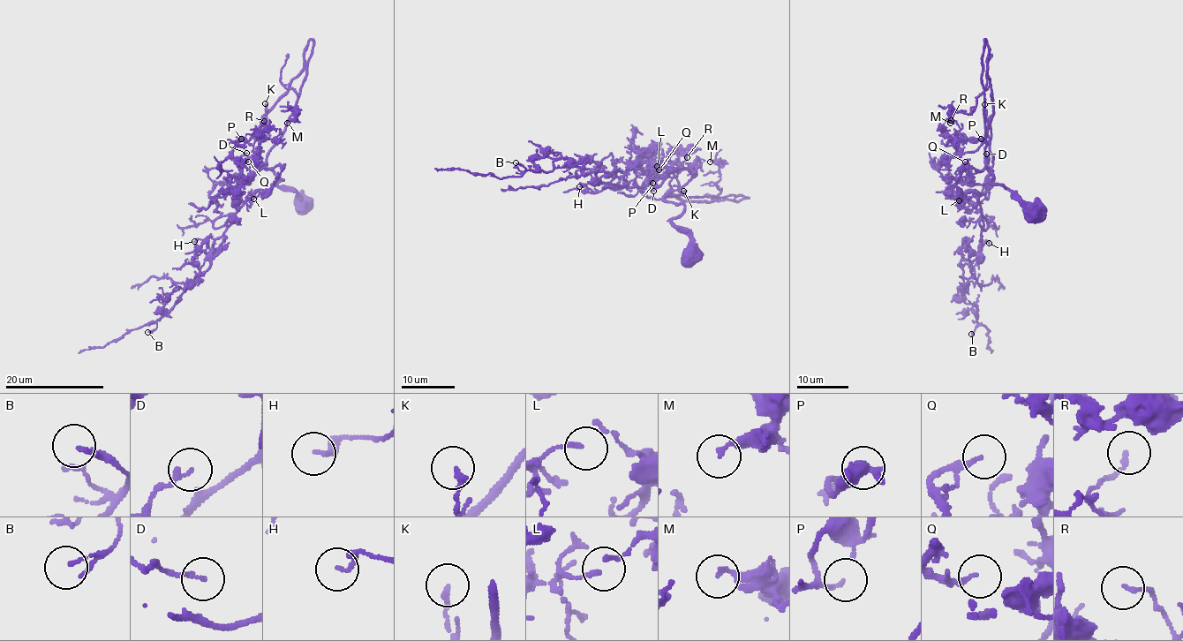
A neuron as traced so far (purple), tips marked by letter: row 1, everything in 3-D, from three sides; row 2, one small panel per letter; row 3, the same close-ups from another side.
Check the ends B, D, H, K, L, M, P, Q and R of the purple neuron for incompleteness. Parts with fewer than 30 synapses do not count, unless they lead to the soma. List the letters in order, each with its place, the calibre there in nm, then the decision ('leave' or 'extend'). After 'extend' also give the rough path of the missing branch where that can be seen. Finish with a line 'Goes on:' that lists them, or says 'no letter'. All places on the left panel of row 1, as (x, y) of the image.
B: at (147, 332); 80 nm thick; leave
D: at (246, 153); 150 nm thick; leave
H: at (194, 241); 130 nm thick; leave
K: at (265, 103); 180 nm thick; leave
L: at (253, 199); 100 nm thick; leave
M: at (287, 123); 180 nm thick; leave
P: at (241, 139); 120 nm thick; leave
Q: at (248, 162); 110 nm thick; leave
R: at (264, 121); 140 nm thick; leave
Goes on: no letter

